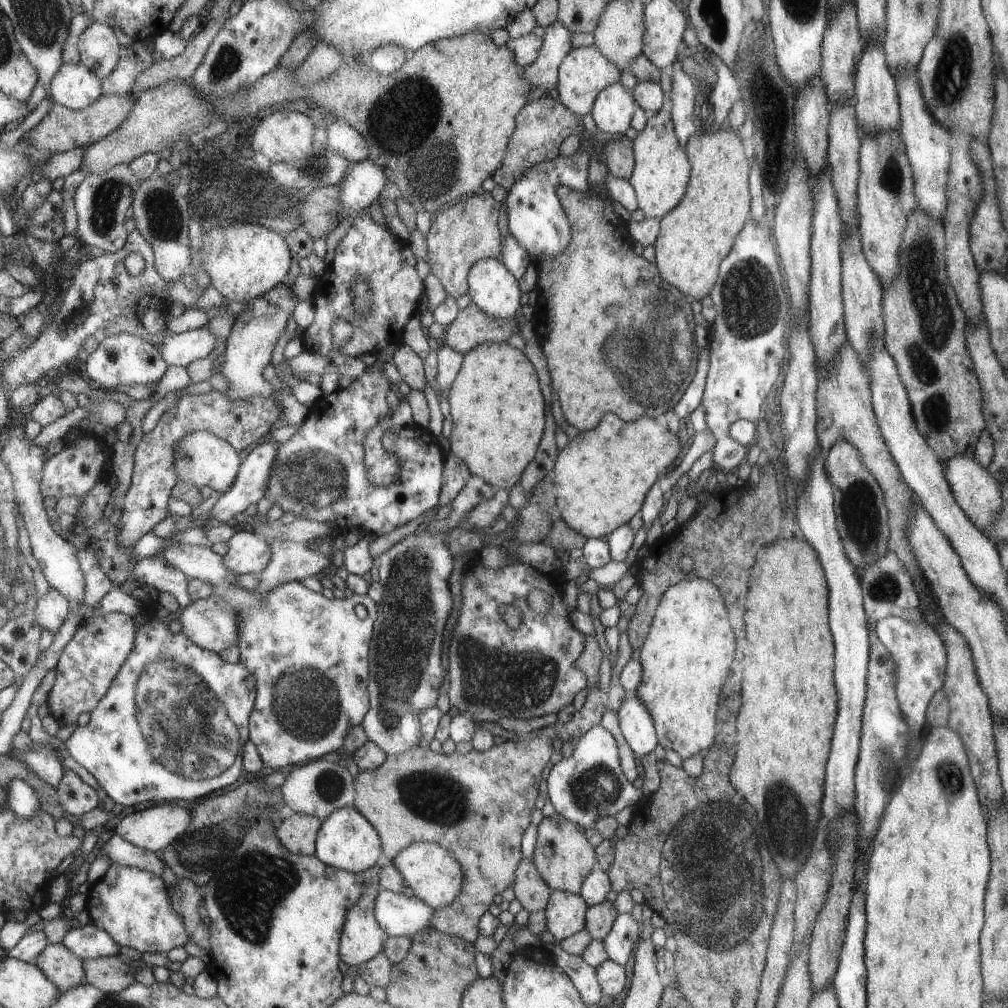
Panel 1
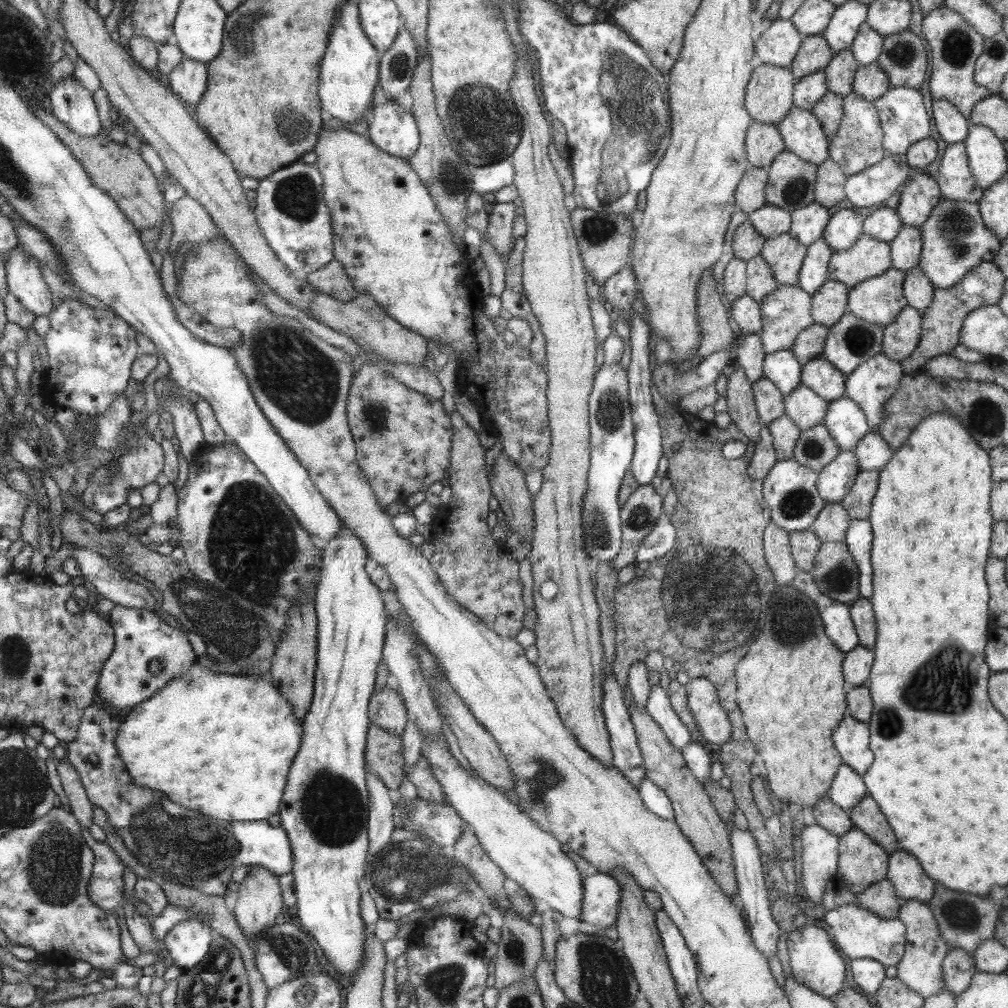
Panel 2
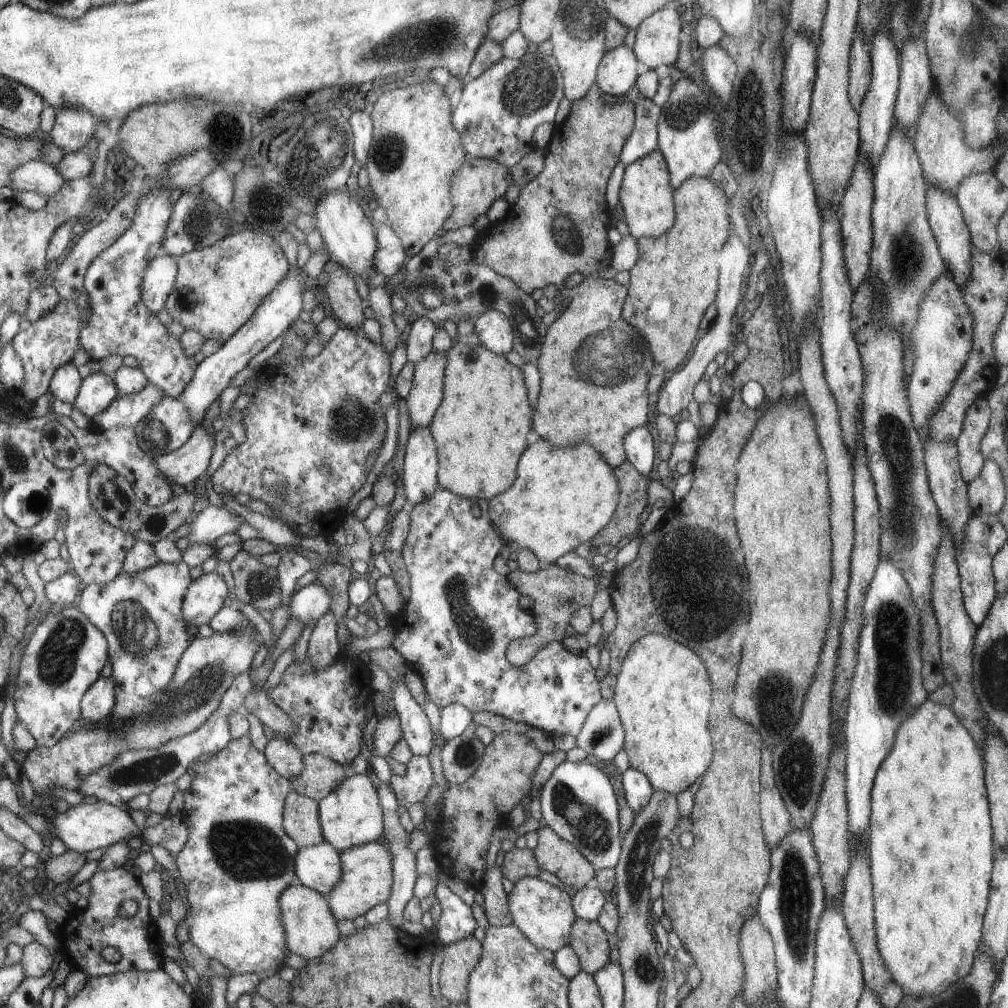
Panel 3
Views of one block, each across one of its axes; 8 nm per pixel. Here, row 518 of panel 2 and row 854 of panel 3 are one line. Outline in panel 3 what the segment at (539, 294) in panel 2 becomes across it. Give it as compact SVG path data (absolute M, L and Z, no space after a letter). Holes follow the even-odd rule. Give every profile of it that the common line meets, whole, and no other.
M553 828L538 829L538 844L533 850L541 870L557 876L564 884L581 889L597 874L593 865L570 841L564 840Z

